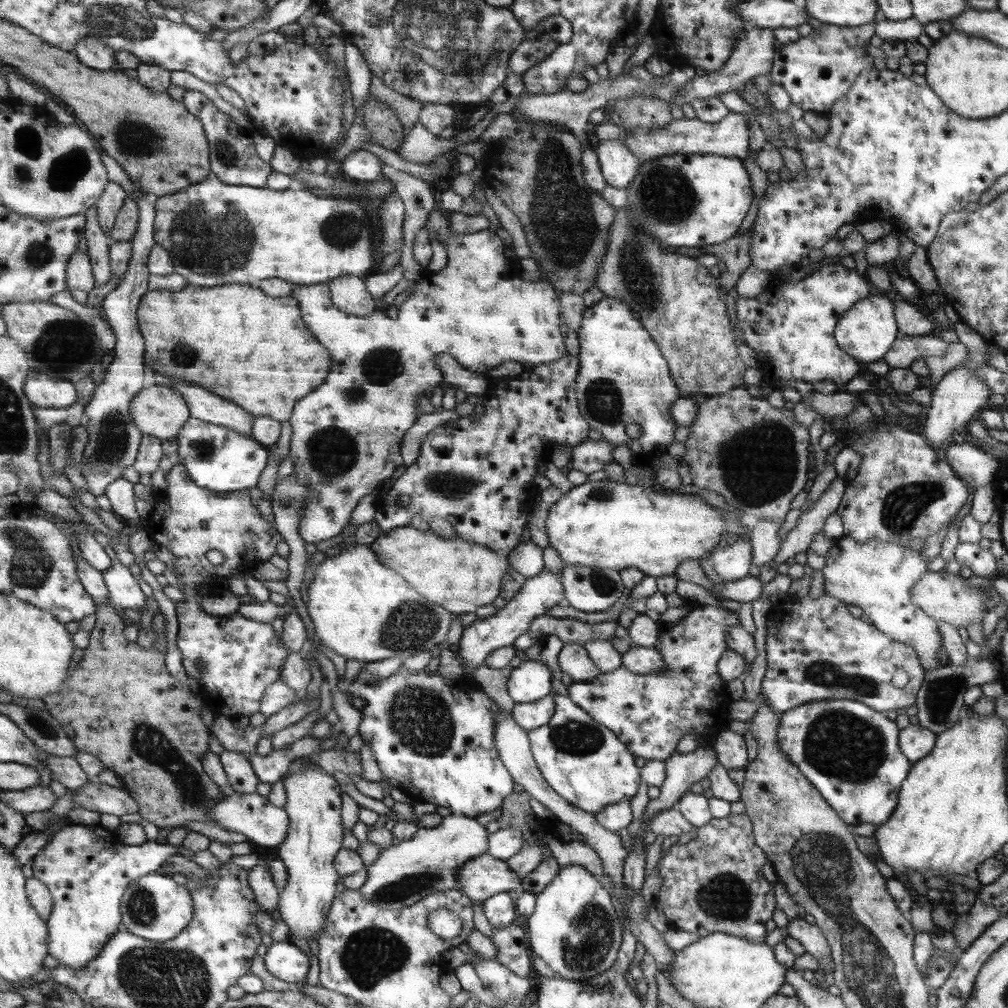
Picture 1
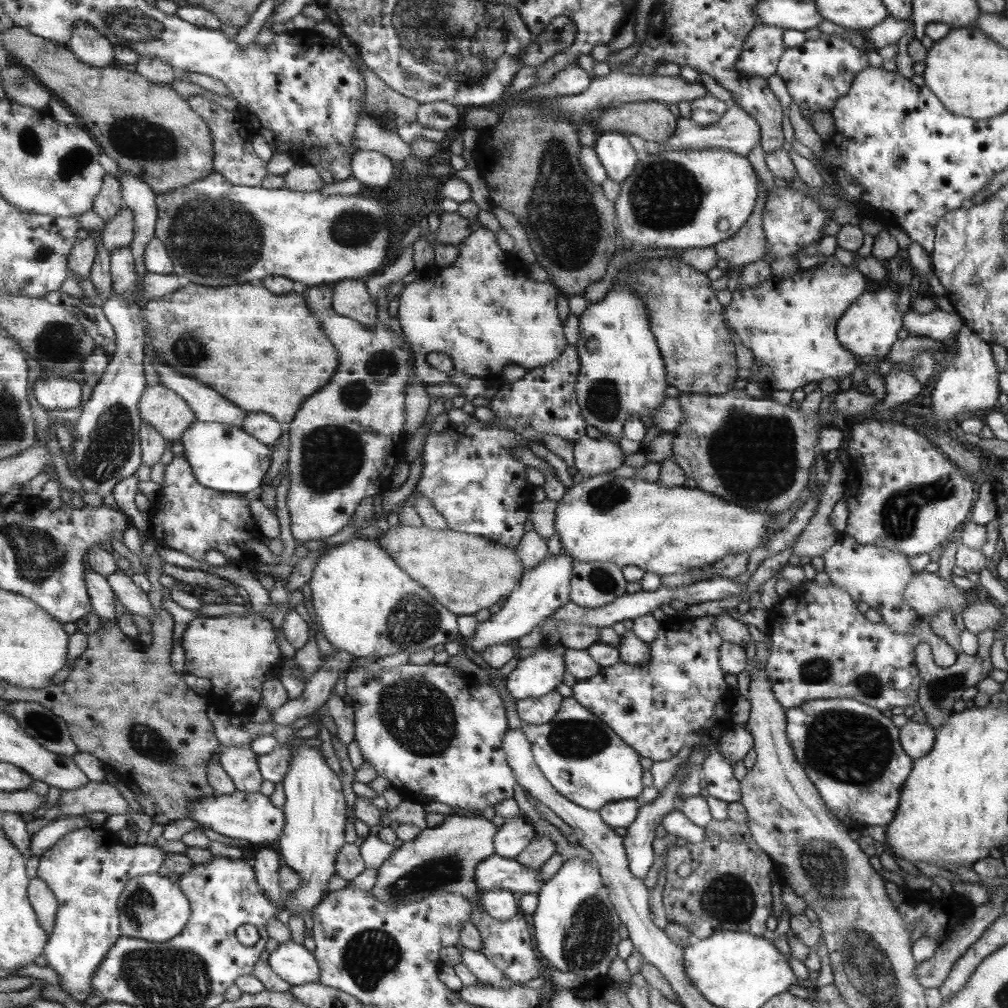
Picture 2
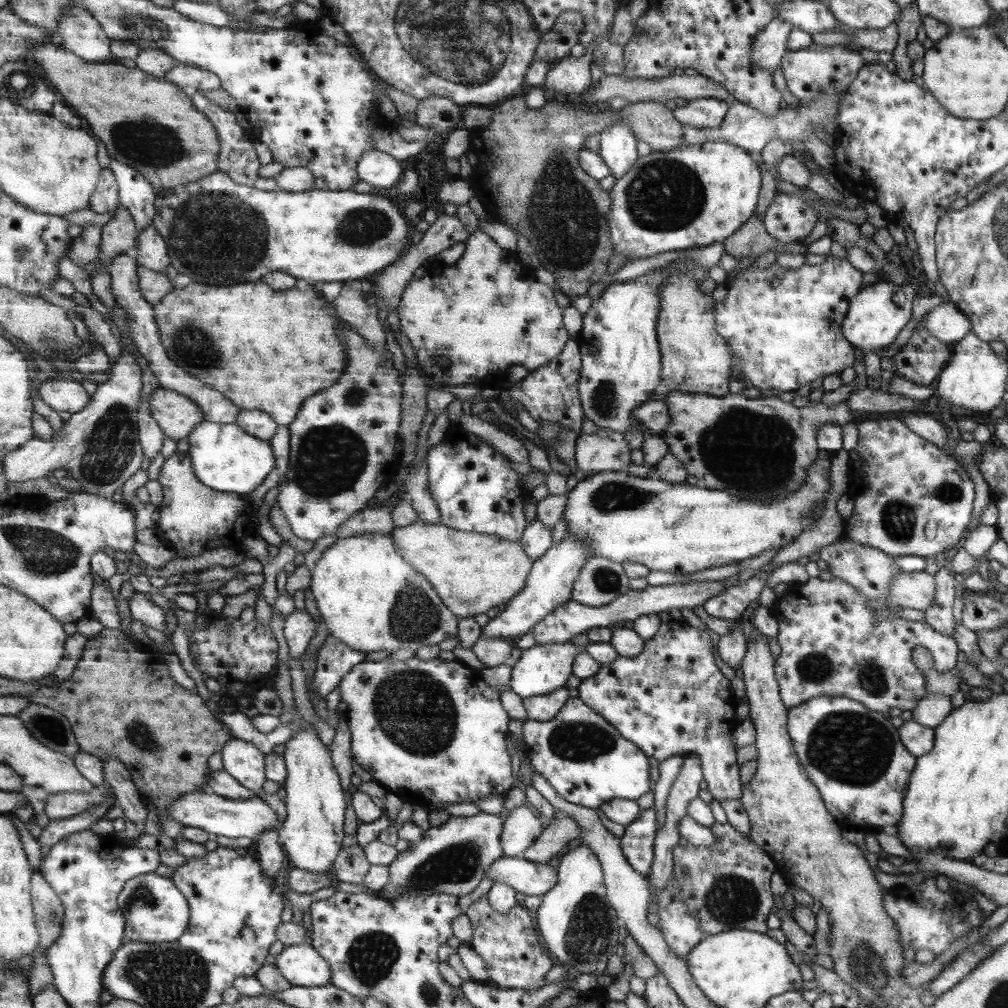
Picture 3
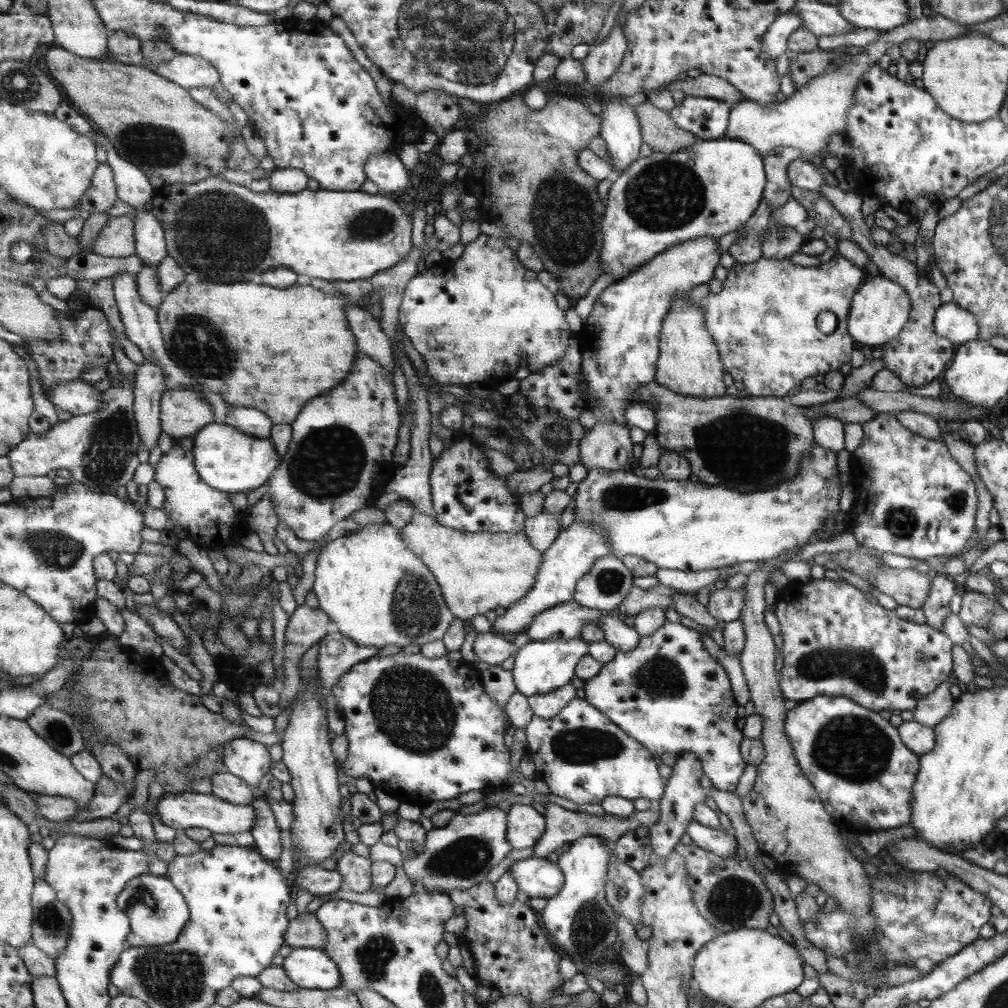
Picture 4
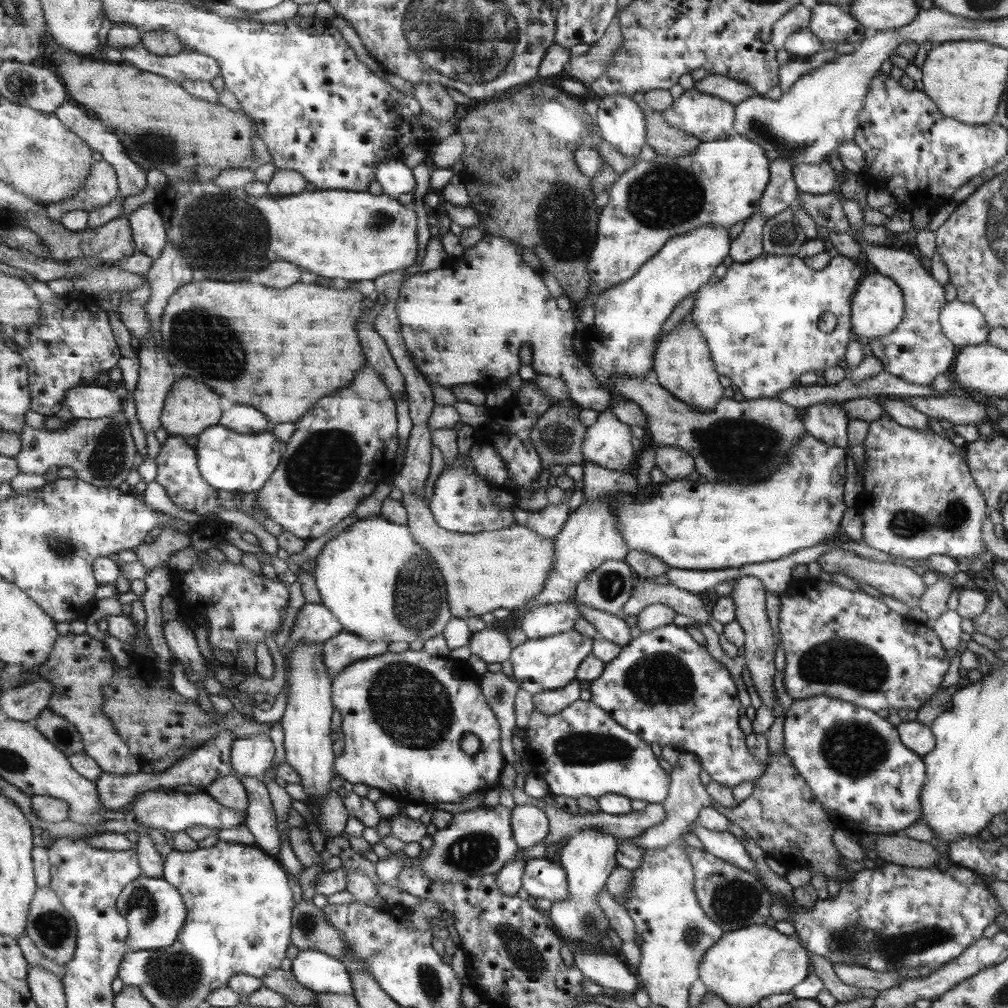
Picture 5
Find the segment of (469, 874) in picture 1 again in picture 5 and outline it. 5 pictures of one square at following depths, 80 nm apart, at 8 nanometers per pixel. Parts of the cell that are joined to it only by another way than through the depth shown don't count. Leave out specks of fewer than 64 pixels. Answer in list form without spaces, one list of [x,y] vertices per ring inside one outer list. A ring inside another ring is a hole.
[[[545,857],[524,862],[520,883],[532,899],[544,898],[554,903],[567,896],[566,872]]]

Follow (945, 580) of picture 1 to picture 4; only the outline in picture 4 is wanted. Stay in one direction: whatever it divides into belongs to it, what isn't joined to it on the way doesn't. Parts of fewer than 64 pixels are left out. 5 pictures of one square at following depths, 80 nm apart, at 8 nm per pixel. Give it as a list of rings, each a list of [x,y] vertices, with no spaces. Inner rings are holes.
[[[879,566],[873,585],[876,593],[891,596],[899,606],[921,608],[930,592],[928,576],[915,569],[893,569]]]

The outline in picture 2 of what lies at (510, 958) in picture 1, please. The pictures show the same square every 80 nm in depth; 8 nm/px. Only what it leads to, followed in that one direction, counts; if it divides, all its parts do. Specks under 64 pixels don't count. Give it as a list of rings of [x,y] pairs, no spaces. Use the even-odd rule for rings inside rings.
[[[471,906],[470,922],[479,931],[481,948],[479,952],[503,972],[505,980],[509,980],[512,985],[525,986],[525,982],[537,978],[539,974],[539,960],[535,958],[533,944],[531,944],[531,932],[525,926],[525,920],[521,912],[513,915],[511,919],[505,921],[495,921],[490,914],[483,911],[483,906]]]

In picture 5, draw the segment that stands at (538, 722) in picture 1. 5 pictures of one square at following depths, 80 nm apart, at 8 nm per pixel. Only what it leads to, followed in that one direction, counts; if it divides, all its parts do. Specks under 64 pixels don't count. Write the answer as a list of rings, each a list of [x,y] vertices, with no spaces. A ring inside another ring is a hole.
[[[574,679],[563,688],[532,695],[534,710],[547,716],[562,712],[566,707],[570,707],[570,704],[575,700],[581,698],[578,683],[579,681]]]

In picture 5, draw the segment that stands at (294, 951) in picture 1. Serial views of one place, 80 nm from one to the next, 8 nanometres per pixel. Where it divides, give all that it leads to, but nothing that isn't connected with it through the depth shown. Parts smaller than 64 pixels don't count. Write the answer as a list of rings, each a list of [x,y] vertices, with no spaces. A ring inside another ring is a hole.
[[[301,950],[291,968],[295,979],[315,993],[355,996],[353,978],[347,965],[329,954],[317,950]]]

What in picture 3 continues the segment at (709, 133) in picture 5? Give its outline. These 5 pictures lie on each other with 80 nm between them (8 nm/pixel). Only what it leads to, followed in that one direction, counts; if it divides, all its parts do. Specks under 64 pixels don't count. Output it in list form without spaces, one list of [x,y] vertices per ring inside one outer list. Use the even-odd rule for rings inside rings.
[[[711,98],[696,99],[683,107],[676,107],[672,114],[681,125],[710,129],[718,127],[729,103]]]

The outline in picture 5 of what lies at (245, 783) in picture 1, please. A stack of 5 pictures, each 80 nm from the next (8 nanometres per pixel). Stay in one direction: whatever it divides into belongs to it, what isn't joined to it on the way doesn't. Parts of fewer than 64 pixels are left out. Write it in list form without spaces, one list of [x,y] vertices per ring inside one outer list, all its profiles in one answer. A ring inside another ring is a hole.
[[[269,733],[239,737],[233,741],[231,766],[235,774],[263,778],[276,760],[276,746]]]

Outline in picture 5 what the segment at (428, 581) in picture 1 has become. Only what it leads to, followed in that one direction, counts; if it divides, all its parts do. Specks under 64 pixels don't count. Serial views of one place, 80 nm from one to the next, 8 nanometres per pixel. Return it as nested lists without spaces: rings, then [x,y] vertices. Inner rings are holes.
[[[415,495],[402,496],[401,505],[407,514],[406,527],[418,544],[435,560],[446,586],[446,601],[455,618],[479,617],[497,608],[512,611],[542,590],[554,559],[554,544],[548,538],[514,524],[495,531],[475,534],[447,532],[440,527],[427,508],[428,502]]]

